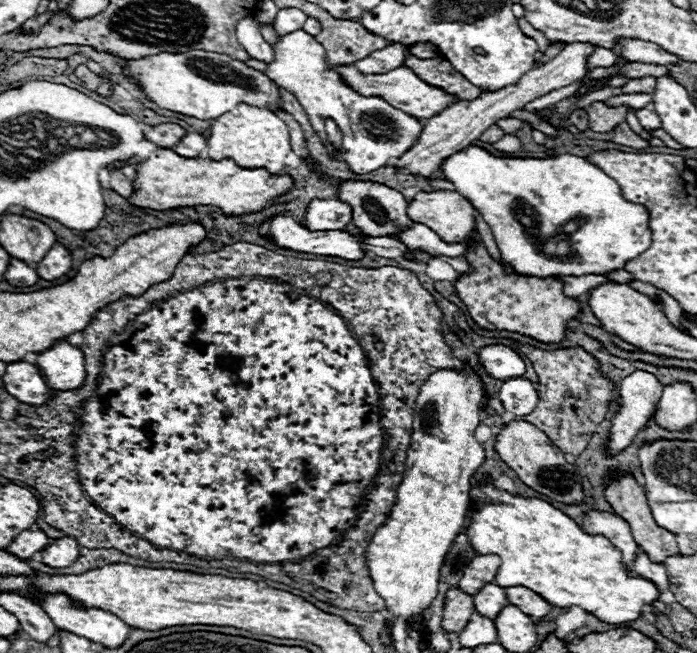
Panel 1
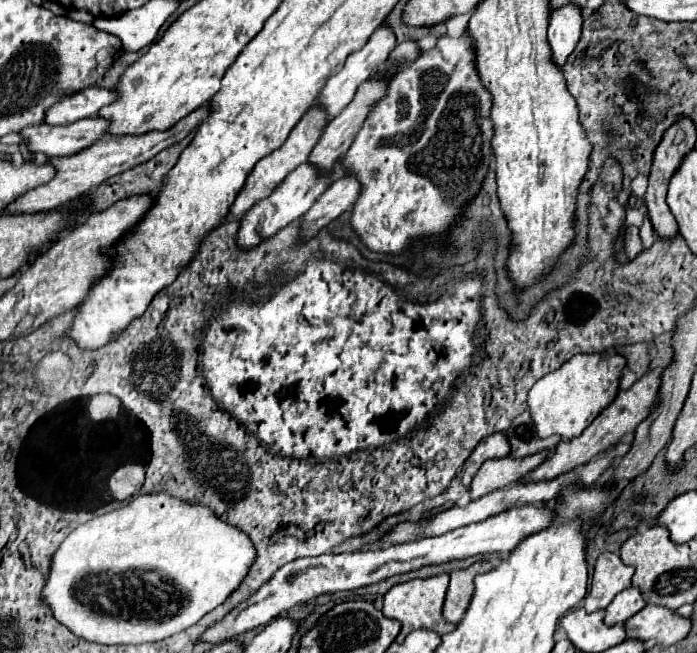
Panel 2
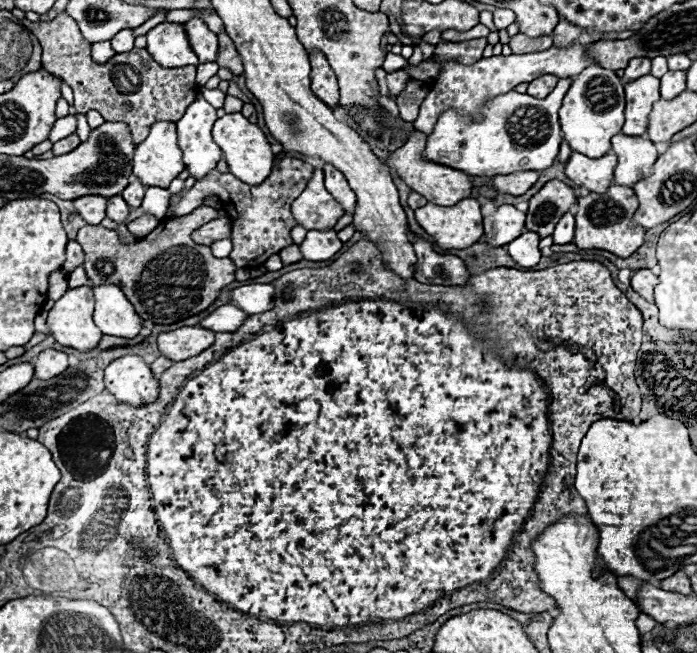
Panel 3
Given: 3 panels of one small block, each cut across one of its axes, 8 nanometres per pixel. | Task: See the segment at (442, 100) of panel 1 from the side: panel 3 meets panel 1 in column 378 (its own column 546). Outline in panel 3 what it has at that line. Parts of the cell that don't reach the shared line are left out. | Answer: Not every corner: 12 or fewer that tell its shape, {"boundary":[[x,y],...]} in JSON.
{"boundary":[[544,74],[528,84],[528,94],[546,98],[554,90],[556,76]]}

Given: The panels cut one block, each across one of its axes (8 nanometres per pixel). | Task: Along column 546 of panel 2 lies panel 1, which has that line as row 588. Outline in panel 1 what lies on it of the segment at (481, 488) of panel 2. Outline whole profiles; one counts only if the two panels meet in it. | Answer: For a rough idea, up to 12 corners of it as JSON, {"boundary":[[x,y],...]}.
{"boundary":[[458,588],[444,600],[444,630],[460,632],[474,612]]}

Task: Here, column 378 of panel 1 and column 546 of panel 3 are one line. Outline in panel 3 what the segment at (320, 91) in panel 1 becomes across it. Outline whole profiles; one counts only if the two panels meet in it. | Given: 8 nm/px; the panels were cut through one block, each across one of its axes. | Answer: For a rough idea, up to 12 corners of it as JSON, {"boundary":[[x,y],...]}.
{"boundary":[[572,78],[544,100],[444,110],[424,158],[486,178],[550,168]]}

